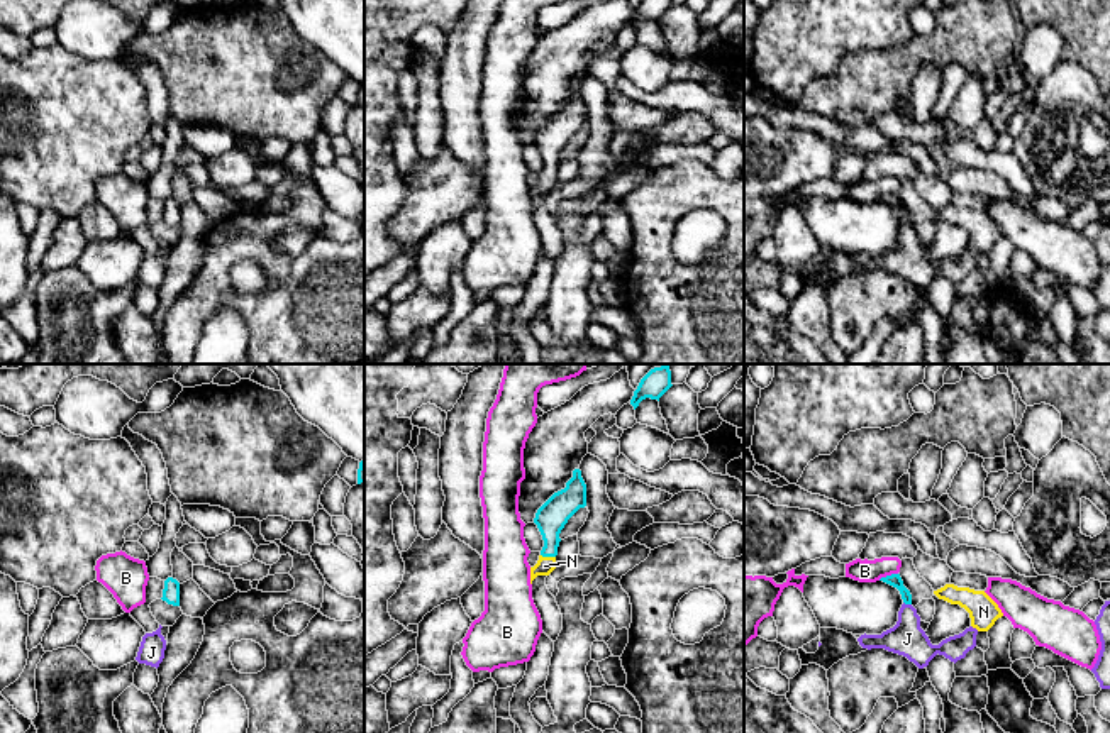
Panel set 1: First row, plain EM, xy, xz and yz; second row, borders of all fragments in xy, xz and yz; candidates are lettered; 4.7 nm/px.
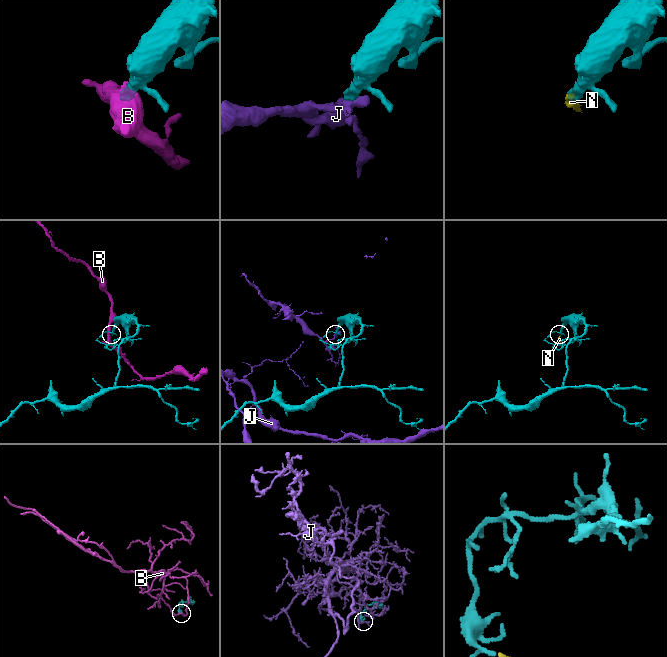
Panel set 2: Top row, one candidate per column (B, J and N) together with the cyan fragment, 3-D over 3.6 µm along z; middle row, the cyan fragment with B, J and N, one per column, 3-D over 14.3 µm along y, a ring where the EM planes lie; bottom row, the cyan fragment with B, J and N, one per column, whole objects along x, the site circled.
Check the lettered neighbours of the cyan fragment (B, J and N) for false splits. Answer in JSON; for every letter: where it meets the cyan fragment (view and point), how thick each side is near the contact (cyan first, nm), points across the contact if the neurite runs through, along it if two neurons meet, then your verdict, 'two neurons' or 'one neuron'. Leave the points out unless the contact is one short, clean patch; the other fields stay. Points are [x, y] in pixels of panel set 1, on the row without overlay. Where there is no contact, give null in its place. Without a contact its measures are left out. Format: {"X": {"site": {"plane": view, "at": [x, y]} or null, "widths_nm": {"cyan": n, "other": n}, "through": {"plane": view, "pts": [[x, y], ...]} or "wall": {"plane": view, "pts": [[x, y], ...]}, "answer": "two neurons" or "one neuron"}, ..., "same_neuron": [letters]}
{"B": {"site": {"plane": "yz", "at": [887, 197]}, "widths_nm": {"cyan": 60, "other": 110}, "wall": {"plane": "yz", "pts": [[897, 193], [878, 200]]}, "answer": "two neurons"}, "J": {"site": {"plane": "yz", "at": [907, 224]}, "widths_nm": {"cyan": 60, "other": 170}, "wall": {"plane": "yz", "pts": [[904, 222], [910, 225]]}, "answer": "two neurons"}, "N": {"site": {"plane": "xz", "at": [548, 176]}, "widths_nm": {"cyan": 150, "other": 90}, "through": {"plane": "xz", "pts": [[553, 136], [548, 176], [544, 187]]}, "answer": "one neuron"}, "same_neuron": ["N"]}

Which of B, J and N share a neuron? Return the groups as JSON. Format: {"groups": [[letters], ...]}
{"groups": [["B"], ["J"], ["N"]]}

